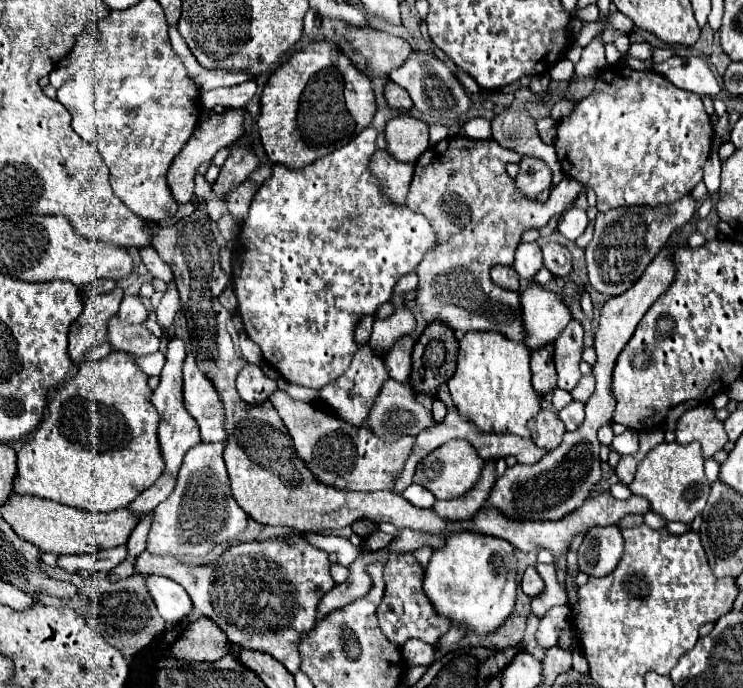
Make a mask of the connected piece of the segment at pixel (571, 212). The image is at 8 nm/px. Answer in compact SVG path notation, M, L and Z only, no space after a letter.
M578 207L566 209L566 213L560 217L560 223L558 223L558 231L570 241L576 241L586 231L586 227L588 227L586 211Z

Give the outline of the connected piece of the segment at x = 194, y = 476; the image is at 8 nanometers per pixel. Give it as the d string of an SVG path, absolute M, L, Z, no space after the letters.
M198 443L186 451L174 491L154 509L150 533L146 539L148 553L202 559L216 547L230 547L248 527L248 513L238 507L230 493L222 449L224 443Z

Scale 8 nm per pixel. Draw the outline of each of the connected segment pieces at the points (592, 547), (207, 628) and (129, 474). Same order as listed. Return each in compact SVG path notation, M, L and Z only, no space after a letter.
M594 525L592 529L588 529L578 549L580 571L594 577L604 577L610 571L614 571L614 567L622 557L622 551L624 551L624 541L620 527Z
M200 617L190 621L188 627L180 633L178 641L174 641L170 655L180 661L216 661L230 651L232 643L222 629L214 625L208 617Z
M118 351L102 361L78 365L78 371L52 391L40 427L22 443L22 447L18 447L14 491L100 513L126 507L142 491L154 485L162 473L156 437L160 417L150 397L152 389L148 387L148 375L142 373L130 357Z

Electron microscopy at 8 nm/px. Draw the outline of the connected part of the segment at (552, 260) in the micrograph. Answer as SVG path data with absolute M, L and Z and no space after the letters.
M546 243L542 247L544 267L550 269L556 277L566 277L572 271L572 257L568 249L560 243Z

